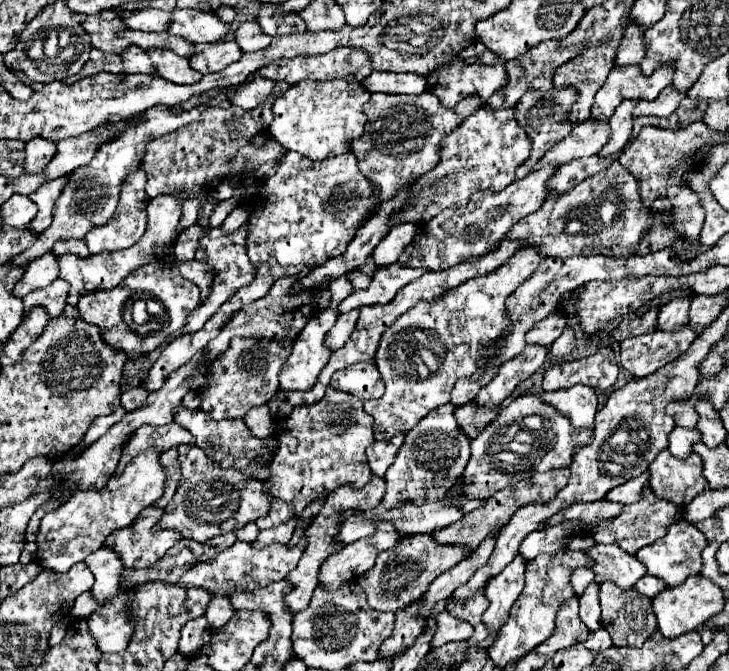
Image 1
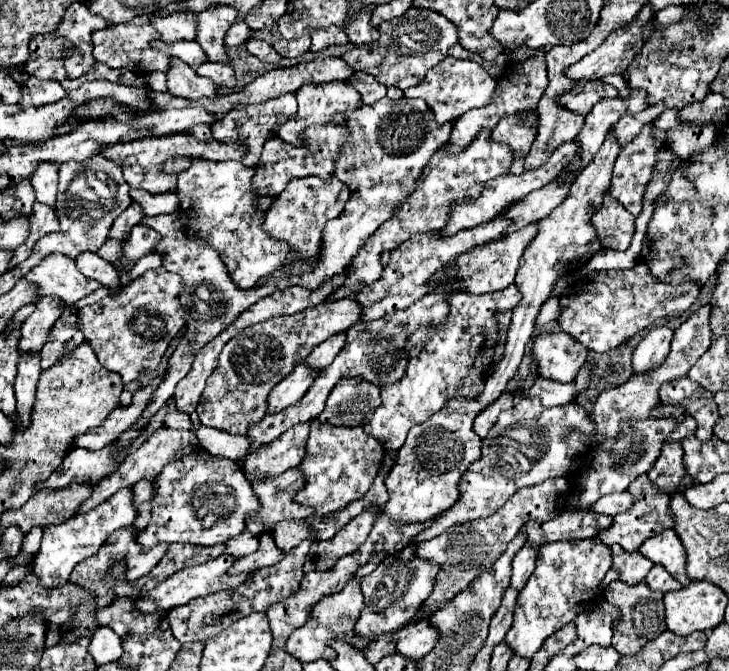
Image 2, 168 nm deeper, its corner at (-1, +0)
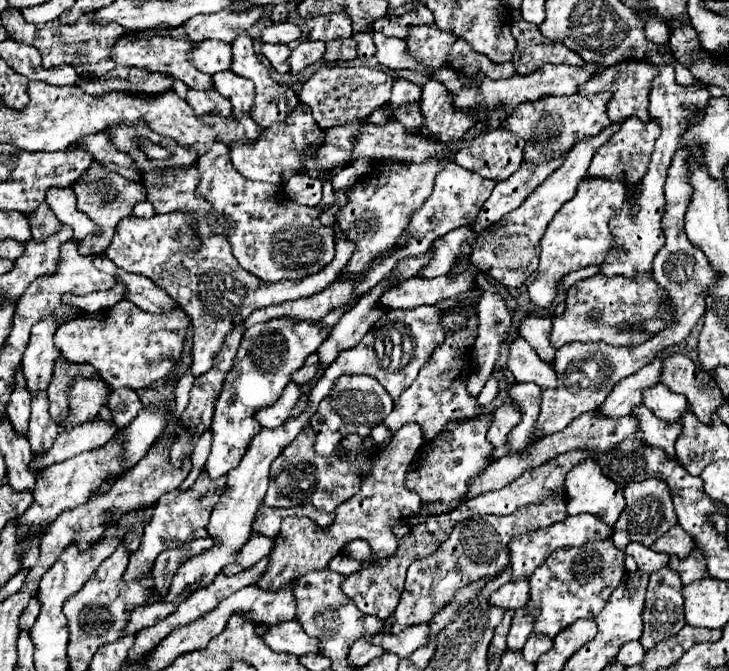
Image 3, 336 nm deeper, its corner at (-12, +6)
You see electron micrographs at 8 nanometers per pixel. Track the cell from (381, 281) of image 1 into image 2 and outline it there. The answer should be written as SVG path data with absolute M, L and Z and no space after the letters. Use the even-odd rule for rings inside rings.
M339 299L333 303L321 303L317 307L299 311L289 317L273 317L257 323L235 335L225 343L219 365L207 379L207 387L197 405L201 425L221 429L233 435L245 435L251 423L257 423L267 413L269 393L285 375L293 371L293 365L305 359L313 347L323 343L337 331L347 331L361 319L361 303L357 299Z

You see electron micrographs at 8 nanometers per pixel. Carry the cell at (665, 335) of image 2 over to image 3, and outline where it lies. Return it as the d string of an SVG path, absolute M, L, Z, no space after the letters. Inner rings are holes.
M662 359L656 361L656 365L650 365L648 369L640 369L640 373L624 377L624 381L620 381L620 385L616 385L606 397L606 401L598 407L598 413L610 419L626 417L632 411L632 407L640 405L640 391L660 381L660 365Z

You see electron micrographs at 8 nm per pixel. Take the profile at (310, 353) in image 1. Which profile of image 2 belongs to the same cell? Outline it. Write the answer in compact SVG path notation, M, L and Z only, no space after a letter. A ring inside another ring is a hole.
M305 361L295 363L293 371L283 381L279 381L277 387L271 391L267 413L275 413L275 411L281 411L297 403L307 393L307 389L313 385L315 377L317 377L317 371L311 369Z

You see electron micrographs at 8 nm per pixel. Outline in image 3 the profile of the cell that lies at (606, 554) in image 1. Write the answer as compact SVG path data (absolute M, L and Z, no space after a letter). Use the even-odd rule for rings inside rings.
M630 543L626 547L626 555L632 555L638 563L638 569L646 571L646 573L654 573L656 569L666 567L668 559L670 559L666 553L656 553L650 547L644 547L640 543Z

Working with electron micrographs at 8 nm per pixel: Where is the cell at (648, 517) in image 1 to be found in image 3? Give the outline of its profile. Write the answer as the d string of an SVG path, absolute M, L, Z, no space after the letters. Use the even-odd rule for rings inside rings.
M646 479L640 483L628 483L624 487L624 499L626 499L626 507L620 513L620 519L616 521L614 533L612 533L612 541L618 549L624 549L630 541L650 547L658 537L662 537L670 527L674 527L678 523L668 487L660 479Z

